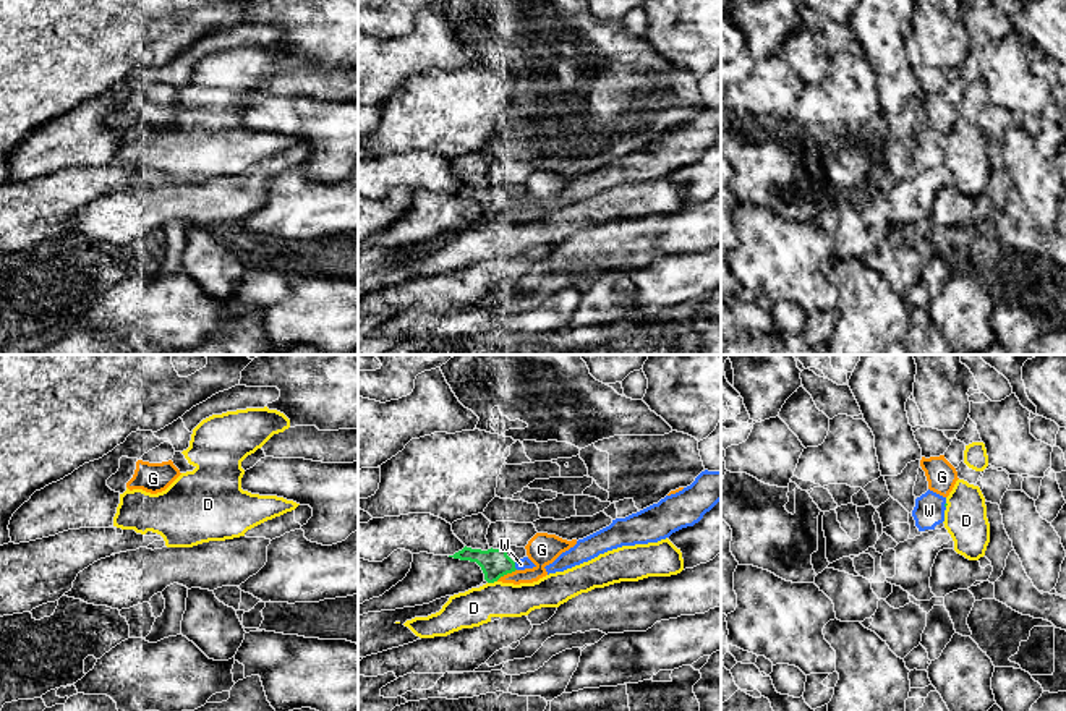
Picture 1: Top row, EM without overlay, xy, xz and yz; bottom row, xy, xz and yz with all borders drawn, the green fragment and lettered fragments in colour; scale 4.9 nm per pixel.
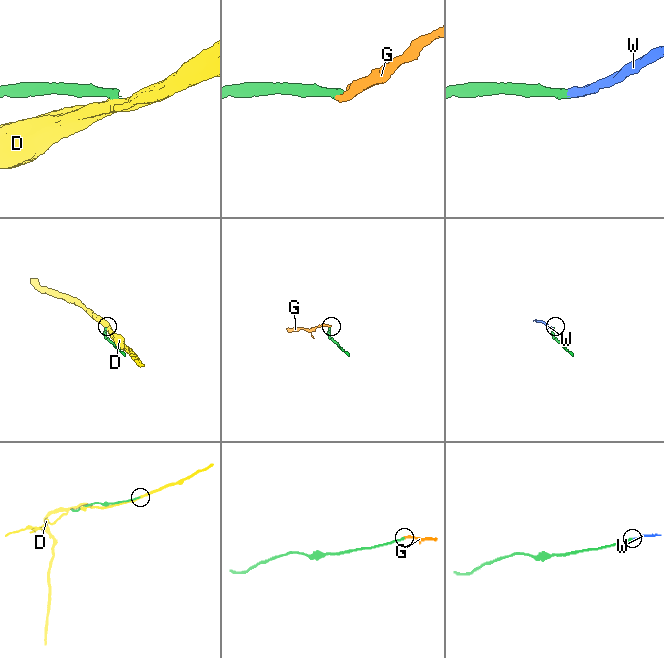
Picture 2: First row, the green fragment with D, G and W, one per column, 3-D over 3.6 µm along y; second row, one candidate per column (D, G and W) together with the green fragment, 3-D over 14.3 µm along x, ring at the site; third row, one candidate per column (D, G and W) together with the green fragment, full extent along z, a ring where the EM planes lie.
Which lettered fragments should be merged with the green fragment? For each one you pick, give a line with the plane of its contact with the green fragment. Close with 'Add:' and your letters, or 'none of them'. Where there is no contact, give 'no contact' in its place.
W: xz
Add: W

